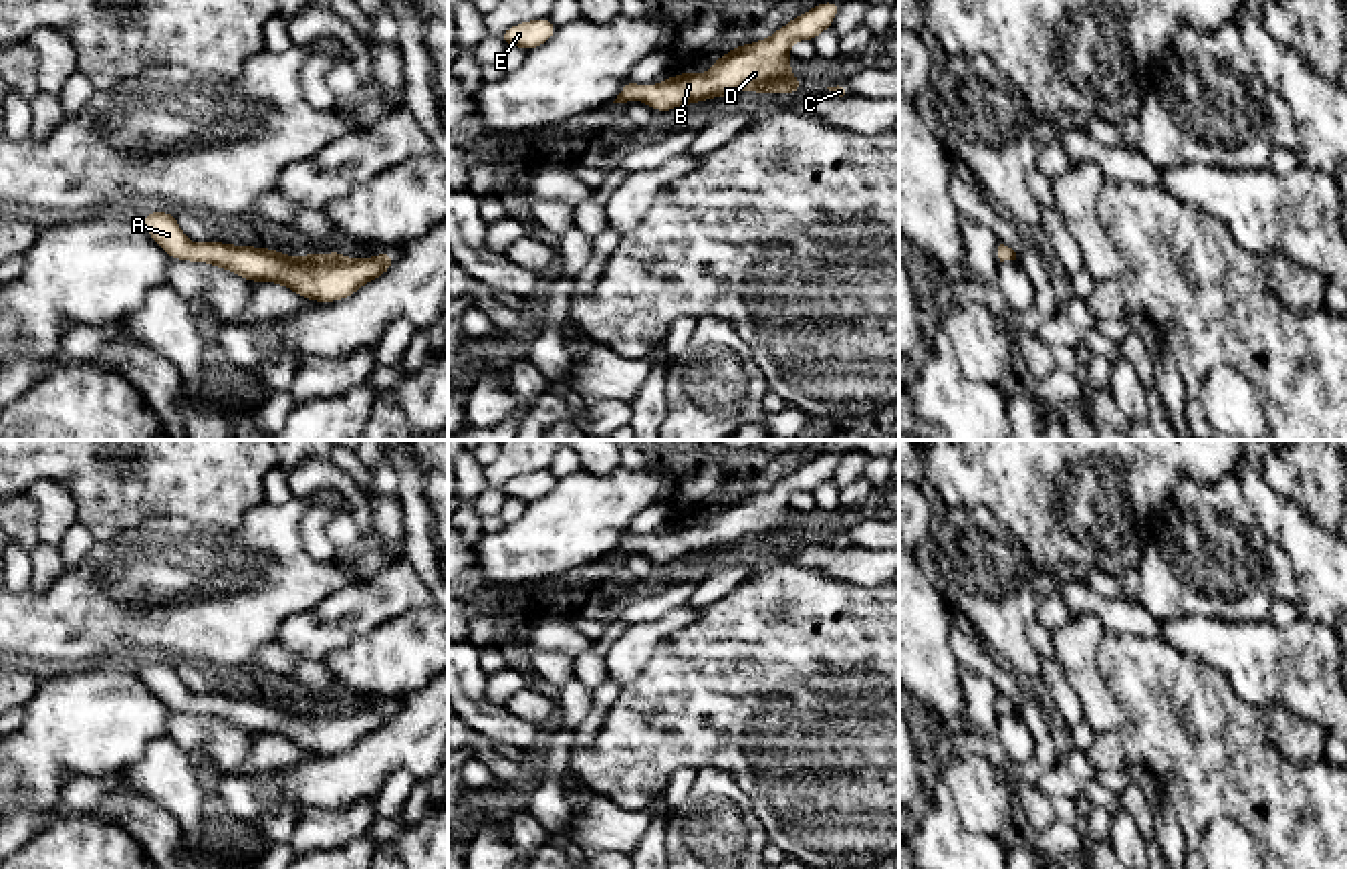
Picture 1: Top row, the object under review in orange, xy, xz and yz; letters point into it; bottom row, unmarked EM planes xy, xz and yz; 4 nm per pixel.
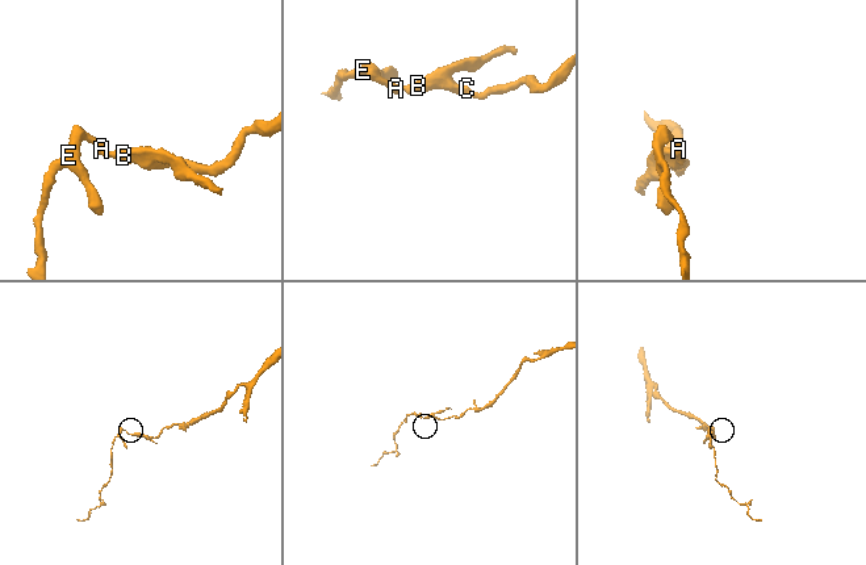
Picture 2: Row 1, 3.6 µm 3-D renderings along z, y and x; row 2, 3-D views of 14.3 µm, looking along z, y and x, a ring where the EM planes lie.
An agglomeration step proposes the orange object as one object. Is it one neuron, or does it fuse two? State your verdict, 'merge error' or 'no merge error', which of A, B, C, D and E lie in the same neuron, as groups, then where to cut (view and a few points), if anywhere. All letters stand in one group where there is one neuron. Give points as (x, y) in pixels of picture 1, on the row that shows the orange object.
no merge error; groups A B C D E; cut none

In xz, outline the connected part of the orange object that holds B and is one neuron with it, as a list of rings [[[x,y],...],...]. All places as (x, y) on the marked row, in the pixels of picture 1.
[[[821,2],[778,28],[770,38],[734,46],[720,56],[708,73],[680,73],[651,87],[627,81],[613,103],[645,101],[653,111],[682,109],[686,103],[700,103],[738,91],[790,95],[805,89],[790,71],[790,44],[815,40],[833,26],[841,2]]]

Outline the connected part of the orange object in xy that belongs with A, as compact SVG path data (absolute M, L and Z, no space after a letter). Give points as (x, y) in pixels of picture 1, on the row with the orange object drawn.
M149 212L141 220L169 258L214 264L250 282L276 282L315 302L349 298L363 284L385 274L395 258L391 252L373 258L345 258L339 250L290 258L268 248L222 242L194 244L186 238L173 214Z

